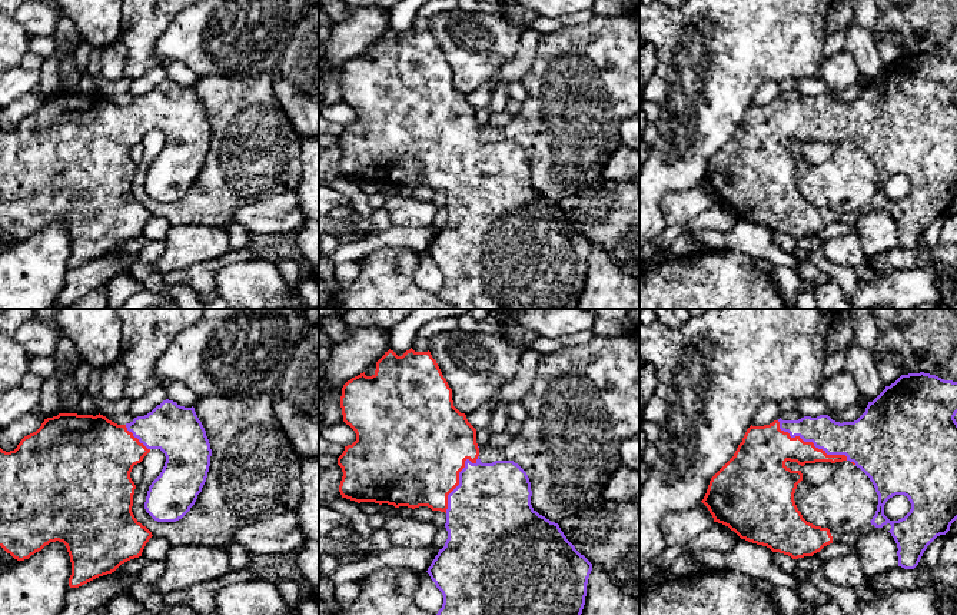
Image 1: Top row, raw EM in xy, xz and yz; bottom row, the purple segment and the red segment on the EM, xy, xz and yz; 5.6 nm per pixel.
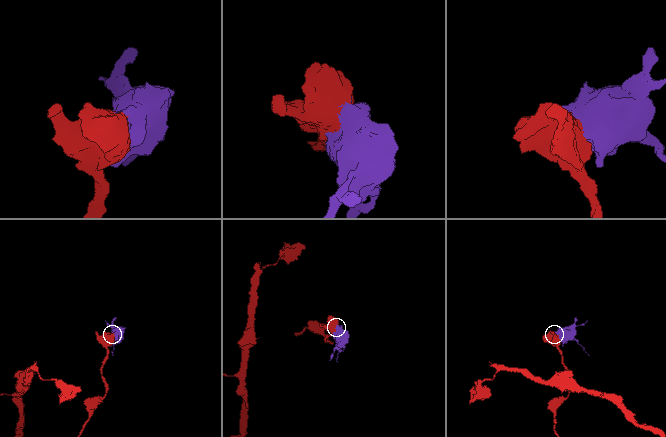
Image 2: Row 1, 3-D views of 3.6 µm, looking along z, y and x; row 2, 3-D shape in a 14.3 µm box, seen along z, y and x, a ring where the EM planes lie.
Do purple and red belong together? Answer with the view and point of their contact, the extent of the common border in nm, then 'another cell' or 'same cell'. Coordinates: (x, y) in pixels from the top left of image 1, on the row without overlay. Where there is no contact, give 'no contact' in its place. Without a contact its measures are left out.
yz (811, 120) | 460 nm | same cell

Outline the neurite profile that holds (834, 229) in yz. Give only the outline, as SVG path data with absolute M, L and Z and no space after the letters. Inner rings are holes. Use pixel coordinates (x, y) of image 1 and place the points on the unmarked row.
M833 222L824 226L820 232L814 233L813 236L820 237L821 240L827 240L837 236L843 236L851 230L857 232L857 227L854 225L847 225L843 222Z

